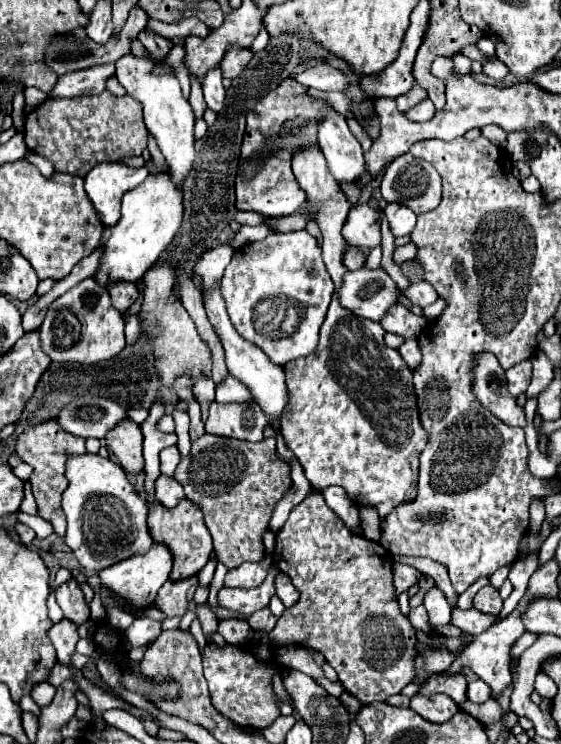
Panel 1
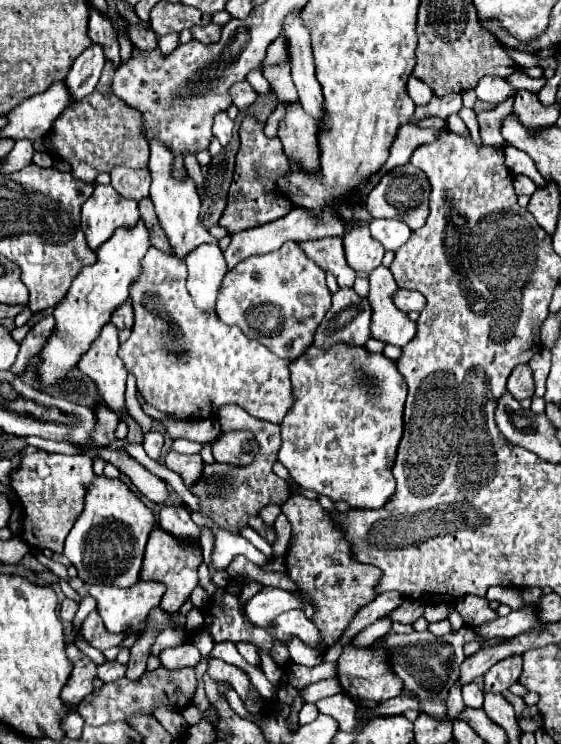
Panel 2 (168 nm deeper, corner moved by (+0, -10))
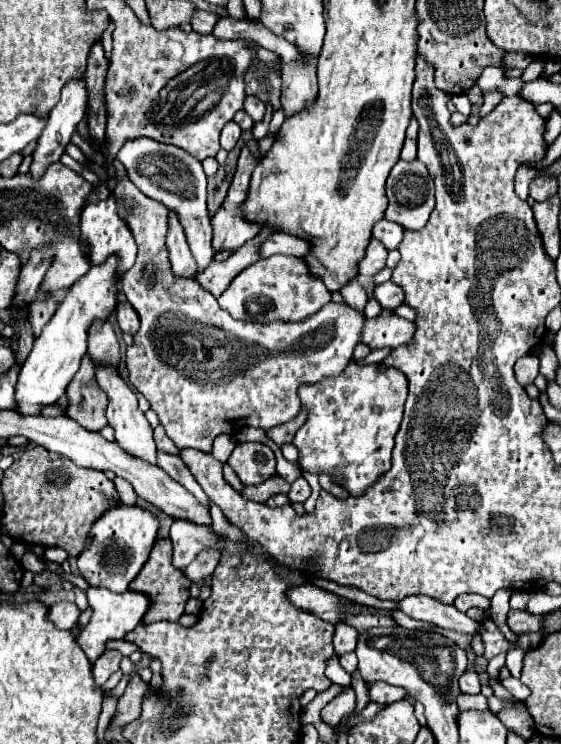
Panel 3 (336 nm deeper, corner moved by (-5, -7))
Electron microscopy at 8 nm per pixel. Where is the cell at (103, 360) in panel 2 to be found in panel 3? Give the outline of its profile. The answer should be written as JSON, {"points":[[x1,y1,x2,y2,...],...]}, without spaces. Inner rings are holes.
{"points":[[96,367,96,379,100,389,108,395,108,409,106,409,106,417,108,417,108,425,114,429,114,441,126,451,132,453,134,457,140,457,142,461,150,461,152,465,156,465,156,445,152,439,152,427,146,421,144,413,138,409,138,401,136,395,132,391,132,385,114,369,110,367]]}

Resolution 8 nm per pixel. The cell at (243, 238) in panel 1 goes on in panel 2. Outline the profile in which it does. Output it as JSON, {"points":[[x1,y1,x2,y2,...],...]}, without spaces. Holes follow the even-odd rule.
{"points":[[153,136,149,140,149,150,151,150,151,160,149,160,149,172,153,176,151,182,151,200,155,204,155,212,159,218,159,224,165,232,165,236,169,238,169,244,175,252,177,258,185,258,187,252,191,252,193,248,197,248,199,244,219,244,217,238,213,238,201,224,199,224,199,194,195,188,195,180,187,174,185,178,175,178,173,176,173,160,175,154,171,152,171,148,167,150,167,144,163,144,163,140,157,140,157,136]]}

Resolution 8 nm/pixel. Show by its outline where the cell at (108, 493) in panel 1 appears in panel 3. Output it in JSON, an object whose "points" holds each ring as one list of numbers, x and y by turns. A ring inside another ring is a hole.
{"points":[[116,505,108,509,88,533,88,541,84,551,78,555,78,571,88,581,90,587,104,587,116,593,128,589,132,579,140,573,142,565,146,563,152,545,156,541,158,519,136,505]]}

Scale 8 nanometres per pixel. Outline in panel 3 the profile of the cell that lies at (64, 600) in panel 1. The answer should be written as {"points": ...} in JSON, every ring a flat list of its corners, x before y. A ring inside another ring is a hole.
{"points":[[60,601,48,609,48,619,60,629,72,629,72,625,78,621,78,617,80,617,78,607,68,601]]}

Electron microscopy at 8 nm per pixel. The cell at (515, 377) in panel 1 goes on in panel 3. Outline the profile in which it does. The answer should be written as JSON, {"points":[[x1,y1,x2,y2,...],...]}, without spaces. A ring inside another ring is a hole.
{"points":[[524,355,524,357,520,357,520,361,516,361,516,365,514,365,514,373,516,373,518,383,520,383,520,385,532,383,534,377,538,375,538,365,540,365,540,361,538,361,538,357,534,357,534,355]]}

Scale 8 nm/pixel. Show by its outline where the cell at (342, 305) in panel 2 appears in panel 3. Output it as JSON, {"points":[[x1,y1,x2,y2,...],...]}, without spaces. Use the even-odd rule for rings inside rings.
{"points":[[114,161,114,167,118,173,118,181,112,191,116,197,116,207,120,219,126,221,138,245,138,259,122,277,122,291,142,321,138,333,134,335,134,345,126,351,128,381,132,381,132,385,136,385,138,391,148,399,150,409,156,411,166,435,176,443,178,449,212,453,212,441,220,433,236,433,240,427,260,427,268,431,294,419,302,407,298,396,300,385,312,385,324,377,342,373,344,365,352,361,352,351,360,341,364,315,356,313,346,303,330,301,318,313,300,323,274,321,260,325,234,319,228,311,220,309,218,301,200,285,196,285,194,279,174,277,166,251,170,209,146,197,128,179,126,169,118,161]]}

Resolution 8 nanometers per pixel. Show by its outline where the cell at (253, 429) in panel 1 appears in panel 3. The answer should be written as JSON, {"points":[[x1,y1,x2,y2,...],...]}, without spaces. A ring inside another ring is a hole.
{"points":[[238,443,228,465,246,485,260,485,260,481,276,475,276,457,272,449,262,443]]}

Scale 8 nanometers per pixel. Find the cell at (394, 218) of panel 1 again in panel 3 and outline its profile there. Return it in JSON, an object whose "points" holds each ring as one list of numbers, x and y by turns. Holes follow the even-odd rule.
{"points":[[380,219,372,229,372,237,378,239,386,249,396,249,404,237,404,229,388,219]]}

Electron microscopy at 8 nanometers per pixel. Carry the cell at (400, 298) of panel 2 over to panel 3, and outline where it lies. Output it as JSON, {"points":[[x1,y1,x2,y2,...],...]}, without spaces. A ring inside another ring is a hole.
{"points":[[386,281,386,283,374,287,374,299,380,303,382,309,396,309,398,305,402,305,404,293,396,283]]}

